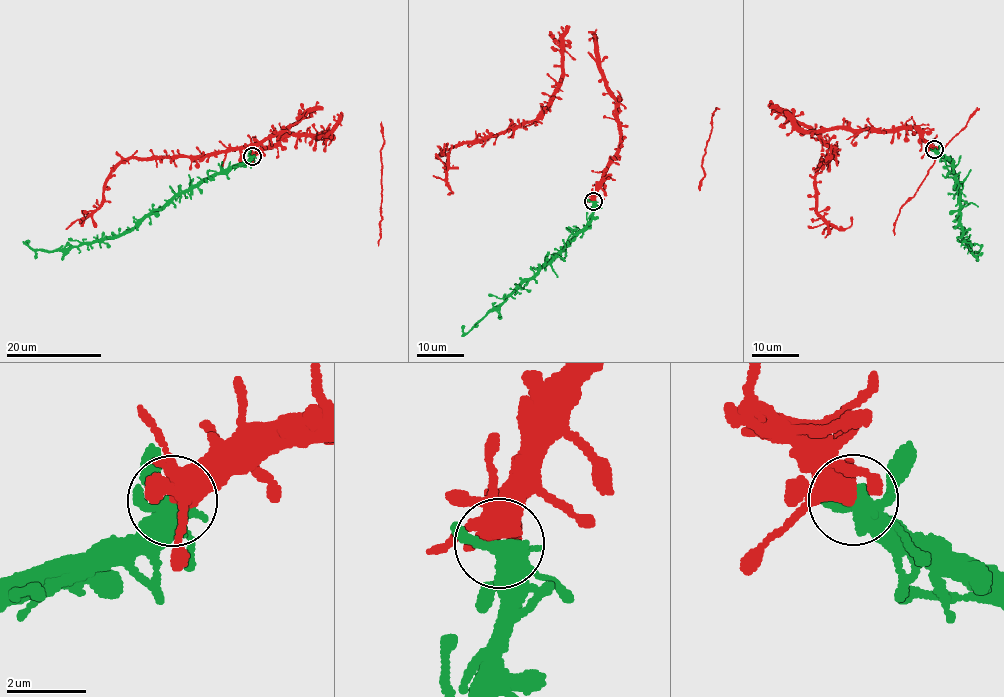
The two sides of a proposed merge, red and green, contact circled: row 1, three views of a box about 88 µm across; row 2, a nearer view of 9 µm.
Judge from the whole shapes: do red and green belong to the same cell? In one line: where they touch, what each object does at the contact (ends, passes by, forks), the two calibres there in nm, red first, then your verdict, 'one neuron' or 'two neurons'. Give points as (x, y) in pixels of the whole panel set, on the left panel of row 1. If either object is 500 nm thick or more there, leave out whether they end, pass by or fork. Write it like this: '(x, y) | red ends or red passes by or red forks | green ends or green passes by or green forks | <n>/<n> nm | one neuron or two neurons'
(252, 156) | red forks | green forks | 360/400 nm | one neuron

